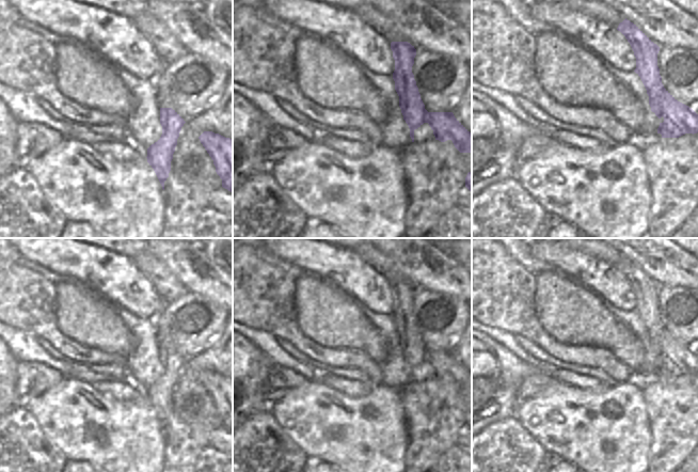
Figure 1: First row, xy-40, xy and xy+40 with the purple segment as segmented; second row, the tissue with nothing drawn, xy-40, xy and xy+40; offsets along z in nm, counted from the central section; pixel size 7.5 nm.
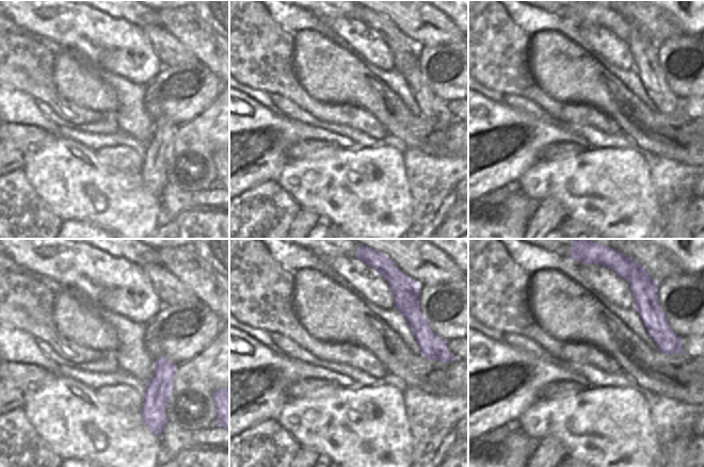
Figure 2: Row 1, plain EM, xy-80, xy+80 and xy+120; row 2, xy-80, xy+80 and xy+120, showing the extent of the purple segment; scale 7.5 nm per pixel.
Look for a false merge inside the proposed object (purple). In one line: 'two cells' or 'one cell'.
one cell

